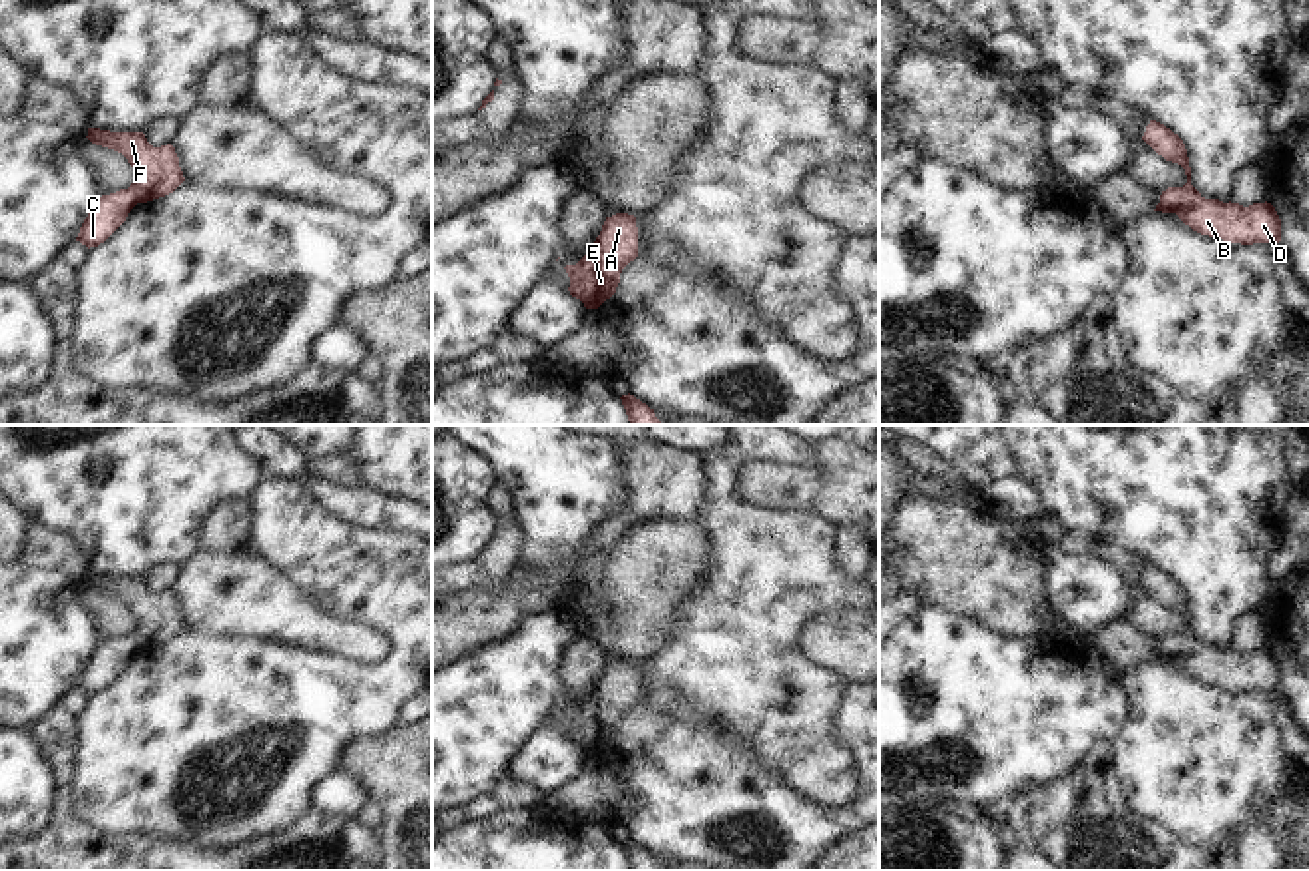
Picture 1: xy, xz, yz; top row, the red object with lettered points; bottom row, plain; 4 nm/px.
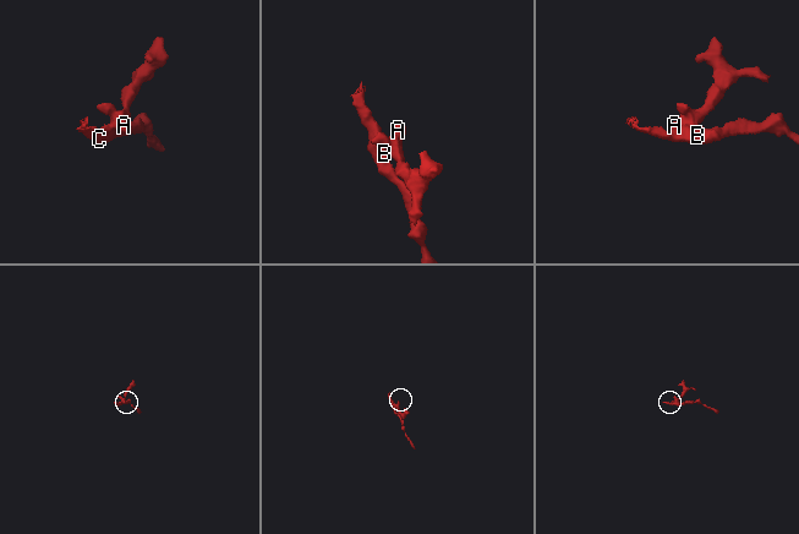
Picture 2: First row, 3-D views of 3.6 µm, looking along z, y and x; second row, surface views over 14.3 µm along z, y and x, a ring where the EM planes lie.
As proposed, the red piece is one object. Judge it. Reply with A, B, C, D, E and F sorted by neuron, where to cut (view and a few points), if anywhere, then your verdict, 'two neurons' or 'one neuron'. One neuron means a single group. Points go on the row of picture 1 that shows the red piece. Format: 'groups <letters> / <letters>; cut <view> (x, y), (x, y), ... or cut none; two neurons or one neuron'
groups A E F / B C D; cut xz (572, 266), (572, 282), (582, 299); two neurons

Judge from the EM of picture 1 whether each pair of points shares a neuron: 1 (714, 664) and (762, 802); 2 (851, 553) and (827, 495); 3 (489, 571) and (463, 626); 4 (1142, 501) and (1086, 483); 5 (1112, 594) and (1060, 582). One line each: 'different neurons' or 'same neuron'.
1: different neurons
2: different neurons
3: different neurons
4: same neuron
5: same neuron

